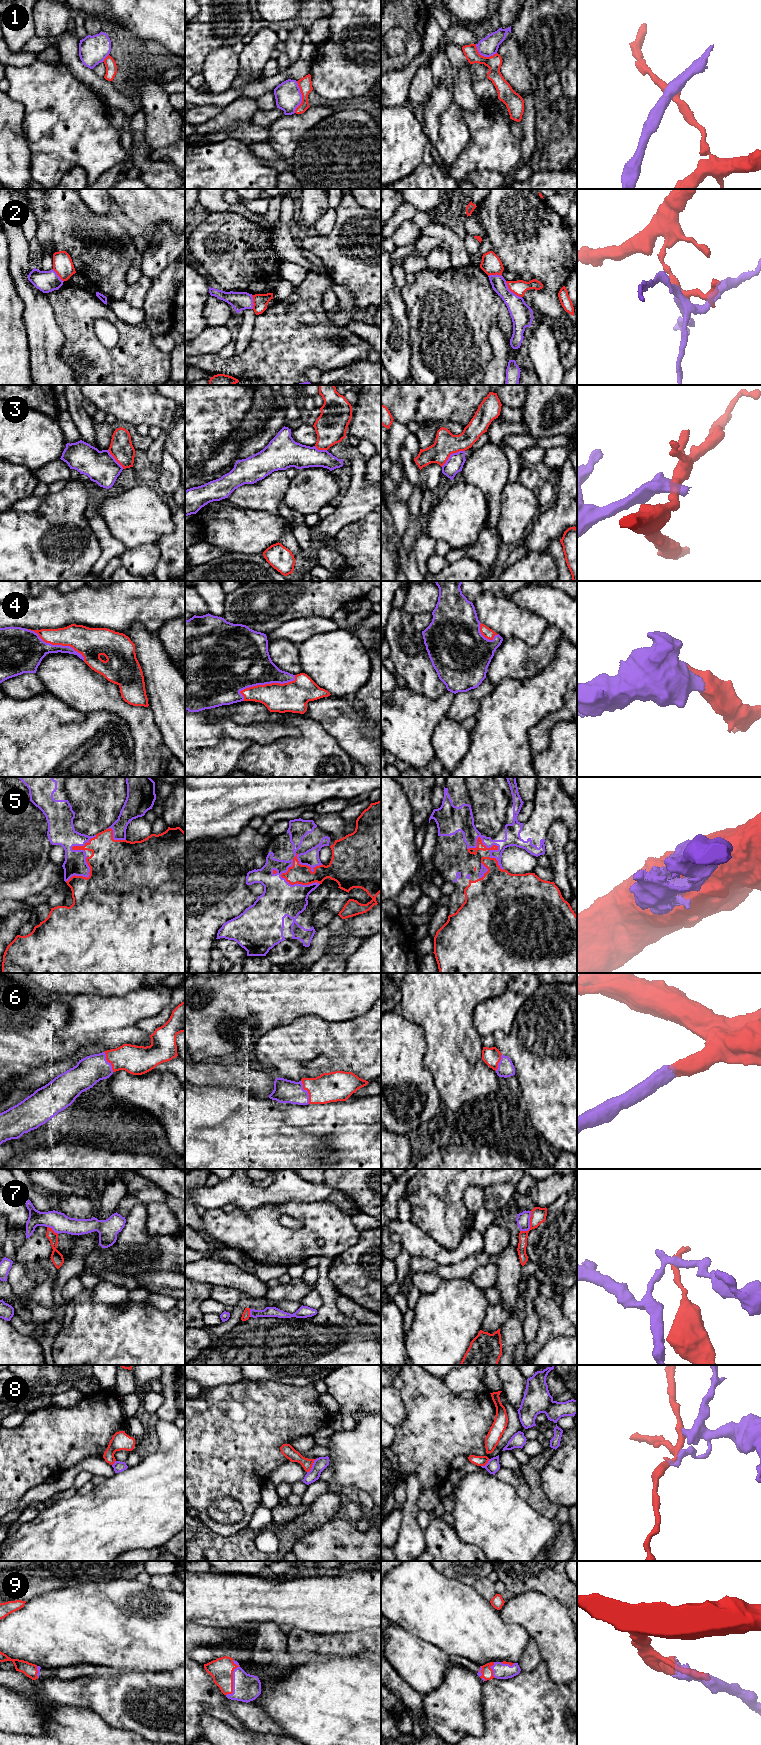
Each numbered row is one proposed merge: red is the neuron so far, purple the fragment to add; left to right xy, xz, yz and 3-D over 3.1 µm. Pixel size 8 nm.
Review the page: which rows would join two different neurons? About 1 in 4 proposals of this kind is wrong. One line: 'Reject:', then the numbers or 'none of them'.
Reject: 1, 2, 3, 7, 8

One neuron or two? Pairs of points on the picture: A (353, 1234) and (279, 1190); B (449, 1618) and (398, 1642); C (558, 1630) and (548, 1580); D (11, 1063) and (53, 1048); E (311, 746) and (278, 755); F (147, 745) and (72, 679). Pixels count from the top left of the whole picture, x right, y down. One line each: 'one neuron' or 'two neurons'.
A: two neurons
B: two neurons
C: two neurons
D: one neuron
E: one neuron
F: one neuron

